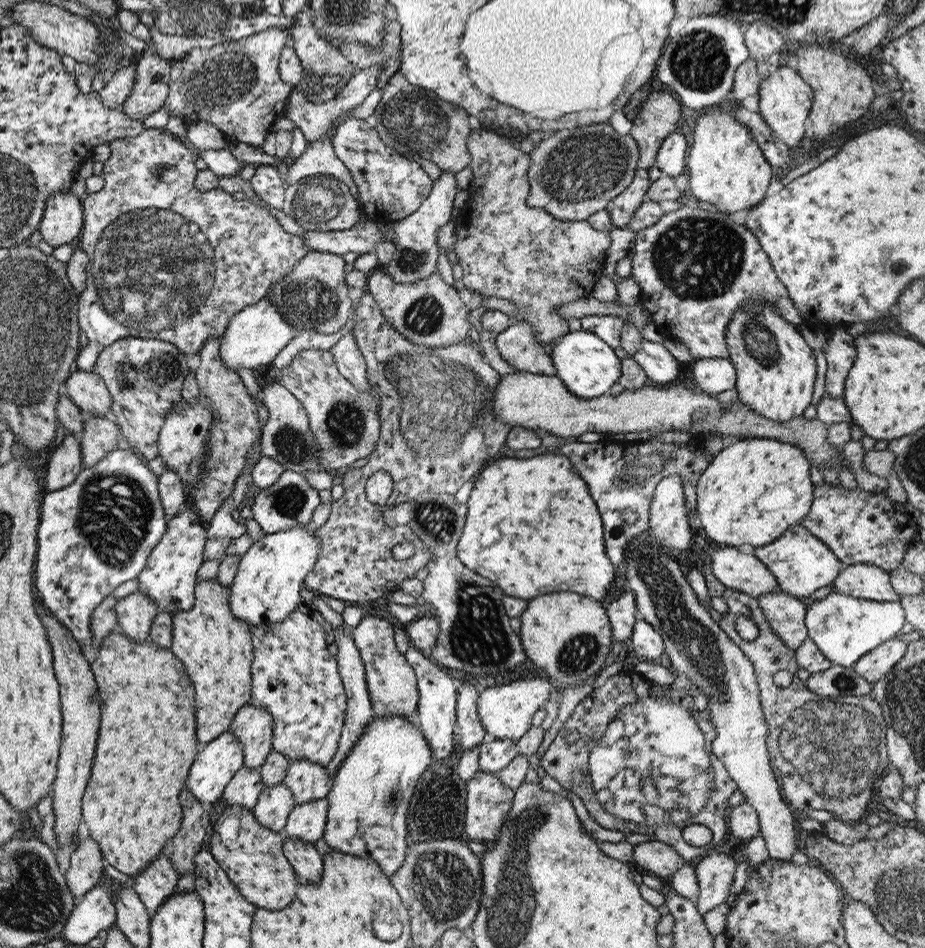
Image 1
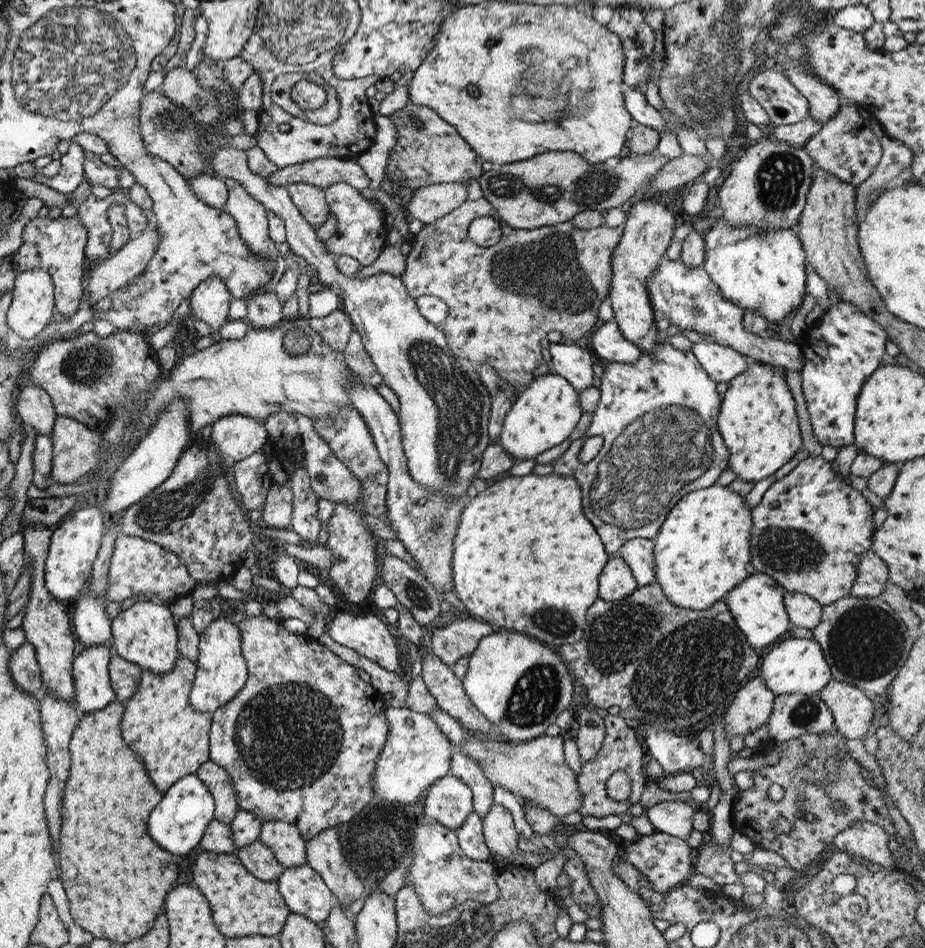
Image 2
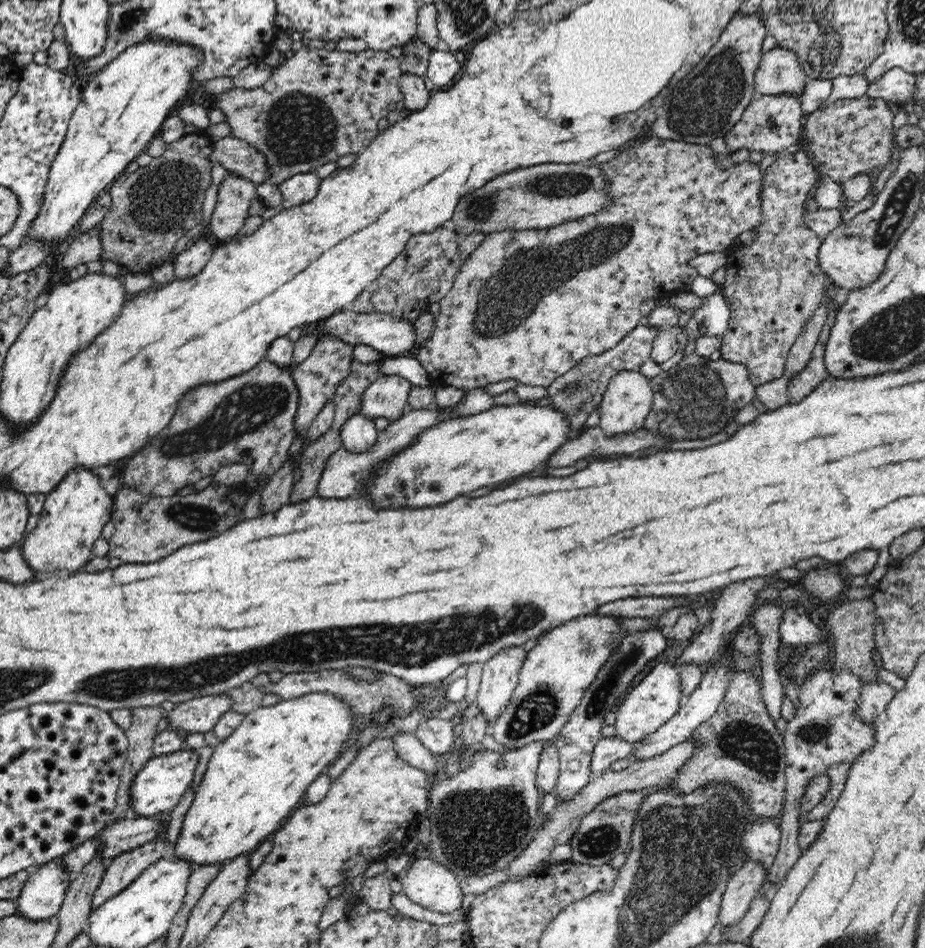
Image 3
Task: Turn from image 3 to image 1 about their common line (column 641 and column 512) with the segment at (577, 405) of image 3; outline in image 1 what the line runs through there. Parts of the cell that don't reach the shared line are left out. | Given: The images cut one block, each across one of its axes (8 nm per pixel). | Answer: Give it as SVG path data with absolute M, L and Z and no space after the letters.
M512 322L505 330L493 336L495 350L509 366L513 366L513 370L543 376L555 374L550 354L546 354L543 345L535 340L531 324Z

